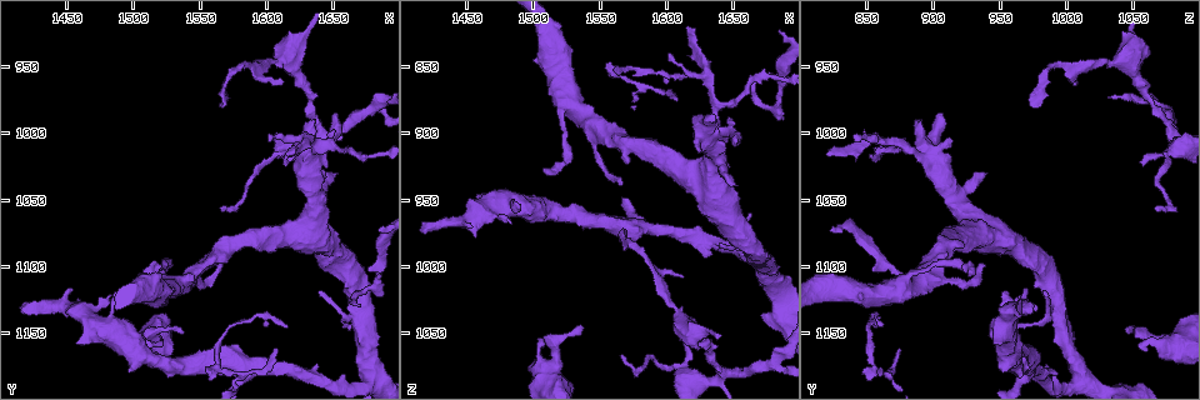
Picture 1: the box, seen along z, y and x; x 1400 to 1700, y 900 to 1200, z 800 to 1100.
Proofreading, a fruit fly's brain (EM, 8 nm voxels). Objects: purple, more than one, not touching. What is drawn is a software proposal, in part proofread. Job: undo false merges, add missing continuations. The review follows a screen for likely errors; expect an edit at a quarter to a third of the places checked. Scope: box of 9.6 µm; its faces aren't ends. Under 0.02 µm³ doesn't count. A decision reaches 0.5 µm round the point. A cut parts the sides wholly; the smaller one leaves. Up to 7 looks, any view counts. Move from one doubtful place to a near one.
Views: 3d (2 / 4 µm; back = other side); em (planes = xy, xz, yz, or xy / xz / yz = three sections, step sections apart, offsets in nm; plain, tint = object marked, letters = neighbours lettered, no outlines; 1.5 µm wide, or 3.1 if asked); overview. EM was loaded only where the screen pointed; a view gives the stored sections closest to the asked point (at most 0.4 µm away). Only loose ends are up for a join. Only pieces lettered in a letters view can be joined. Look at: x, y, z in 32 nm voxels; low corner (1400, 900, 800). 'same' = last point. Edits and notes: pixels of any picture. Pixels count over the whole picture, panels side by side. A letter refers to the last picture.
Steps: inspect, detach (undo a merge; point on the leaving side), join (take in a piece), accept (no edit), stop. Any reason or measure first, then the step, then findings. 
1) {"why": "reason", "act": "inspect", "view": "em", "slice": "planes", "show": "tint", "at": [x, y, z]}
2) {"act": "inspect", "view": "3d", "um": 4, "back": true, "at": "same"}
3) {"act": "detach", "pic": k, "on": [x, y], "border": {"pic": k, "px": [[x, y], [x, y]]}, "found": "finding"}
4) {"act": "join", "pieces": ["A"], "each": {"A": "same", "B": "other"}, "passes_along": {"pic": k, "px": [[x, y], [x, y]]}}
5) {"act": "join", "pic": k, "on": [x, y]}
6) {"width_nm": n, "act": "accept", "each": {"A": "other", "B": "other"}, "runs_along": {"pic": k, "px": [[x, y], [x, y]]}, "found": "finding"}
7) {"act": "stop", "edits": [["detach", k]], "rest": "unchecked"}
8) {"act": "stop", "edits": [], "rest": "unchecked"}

{"why": "free end", "act": "inspect", "view": "3d", "um": 4, "at": [1506, 1106, 926]}

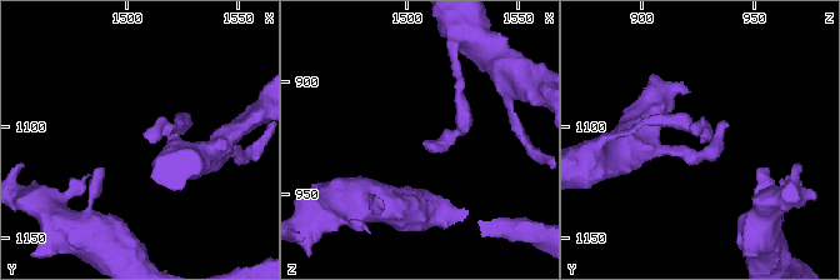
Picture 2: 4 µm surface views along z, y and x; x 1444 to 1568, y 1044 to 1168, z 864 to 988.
{"act": "inspect", "view": "em", "slice": "xy", "step": 4, "show": "tint", "at": [1507, 1105, 926]}

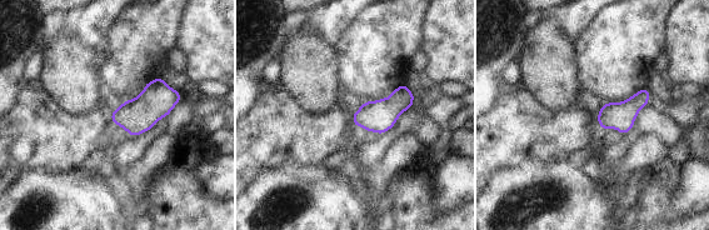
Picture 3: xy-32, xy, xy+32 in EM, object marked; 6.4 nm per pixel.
{"why": "another direction", "act": "inspect", "view": "em", "slice": "planes", "show": "letters", "at": "same"}

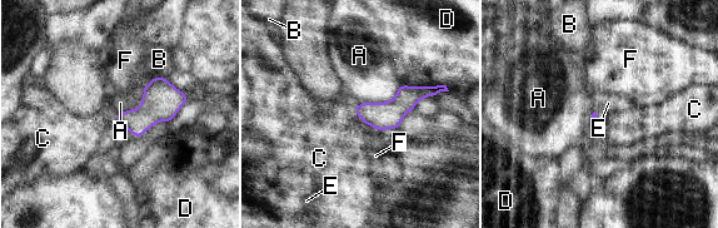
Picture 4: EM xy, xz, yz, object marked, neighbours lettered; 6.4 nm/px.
{"act": "accept", "each": {"A": "other", "B": "other", "C": "other", "D": "other", "E": "other", "F": "other"}, "runs_along": {"pic": 4, "px": [[429, 90], [394, 110], [358, 108]]}, "found": "no lettered piece goes on from it"}

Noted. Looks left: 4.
{"why": "branch stops here", "act": "inspect", "view": "em", "slice": "planes", "show": "letters", "at": [1418, 1128, 974]}

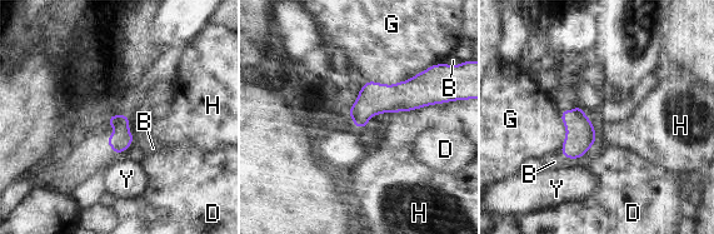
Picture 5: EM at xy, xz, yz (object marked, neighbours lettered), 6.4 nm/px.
{"longest_contact_nm": ["G", 400], "act": "accept", "each": {"B": "other", "D": "other", "G": "other", "H": "other", "Y": "other"}, "border": {"pic": 5, "px": [[444, 101], [397, 110], [393, 114]]}, "found": "no lettered piece goes on from it"}

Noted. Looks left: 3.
{"why": "branch stops here", "act": "inspect", "view": "em", "slice": "planes", "show": "letters", "at": [1612, 960, 1006]}

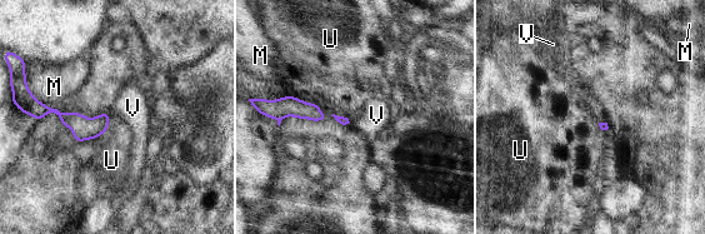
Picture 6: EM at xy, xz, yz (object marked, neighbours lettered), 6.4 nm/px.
{"act": "accept", "each": {"M": "other", "U": "other", "V": "other"}, "border": {"pic": 6, "px": [[350, 119], [353, 124]]}, "found": "no lettered piece goes on from it"}

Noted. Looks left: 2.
{"act": "stop", "edits": [], "rest": "unchecked"}

